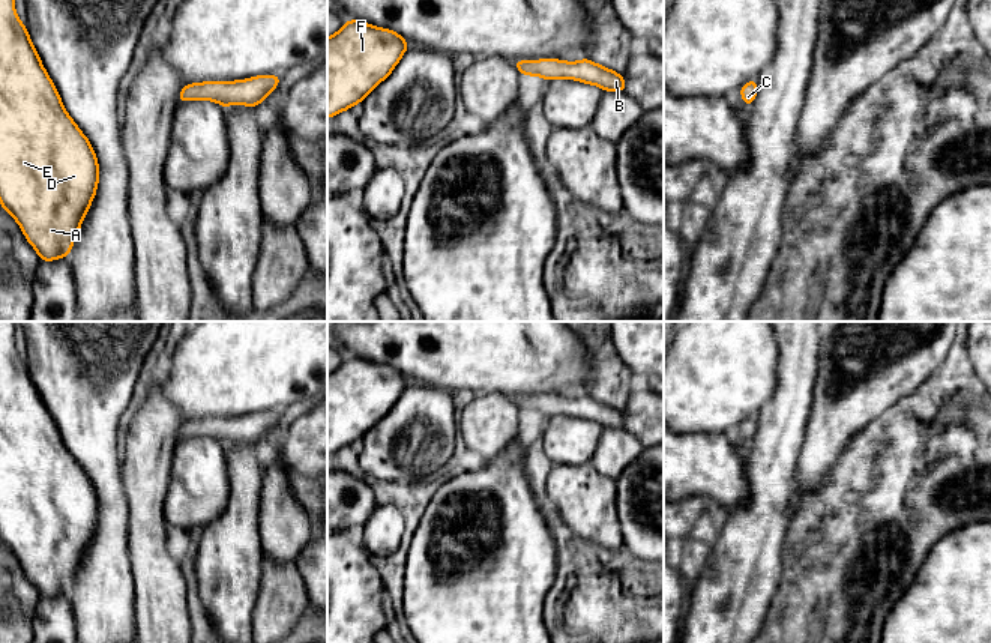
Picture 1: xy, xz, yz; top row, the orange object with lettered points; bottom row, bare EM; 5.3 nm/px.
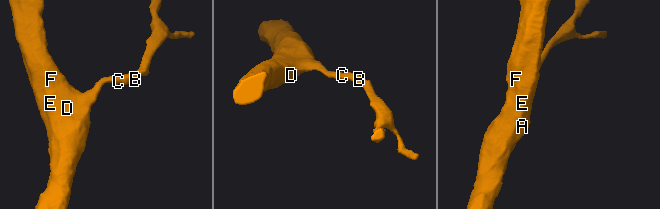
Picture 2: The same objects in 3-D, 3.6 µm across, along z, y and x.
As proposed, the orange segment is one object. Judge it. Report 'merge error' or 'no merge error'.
no merge error

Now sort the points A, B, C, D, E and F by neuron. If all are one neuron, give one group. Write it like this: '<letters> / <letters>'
A B C D E F

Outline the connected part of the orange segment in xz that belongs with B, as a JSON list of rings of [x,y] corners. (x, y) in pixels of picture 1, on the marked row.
[[[587,57],[578,62],[565,62],[559,59],[517,60],[512,65],[523,77],[536,75],[547,81],[556,78],[577,80],[584,84],[593,84],[604,92],[626,92],[625,77],[601,66]]]

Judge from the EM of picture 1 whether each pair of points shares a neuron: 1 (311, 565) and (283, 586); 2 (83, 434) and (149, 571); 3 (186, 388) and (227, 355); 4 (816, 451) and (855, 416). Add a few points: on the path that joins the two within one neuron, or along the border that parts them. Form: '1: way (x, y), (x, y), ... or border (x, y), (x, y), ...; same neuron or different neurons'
1: border (295, 564), (311, 606); different neurons
2: border (125, 493), (126, 552), (131, 562); different neurons
3: way (197, 377), (204, 377), (216, 365); same neuron
4: way (825, 442), (846, 421); same neuron

